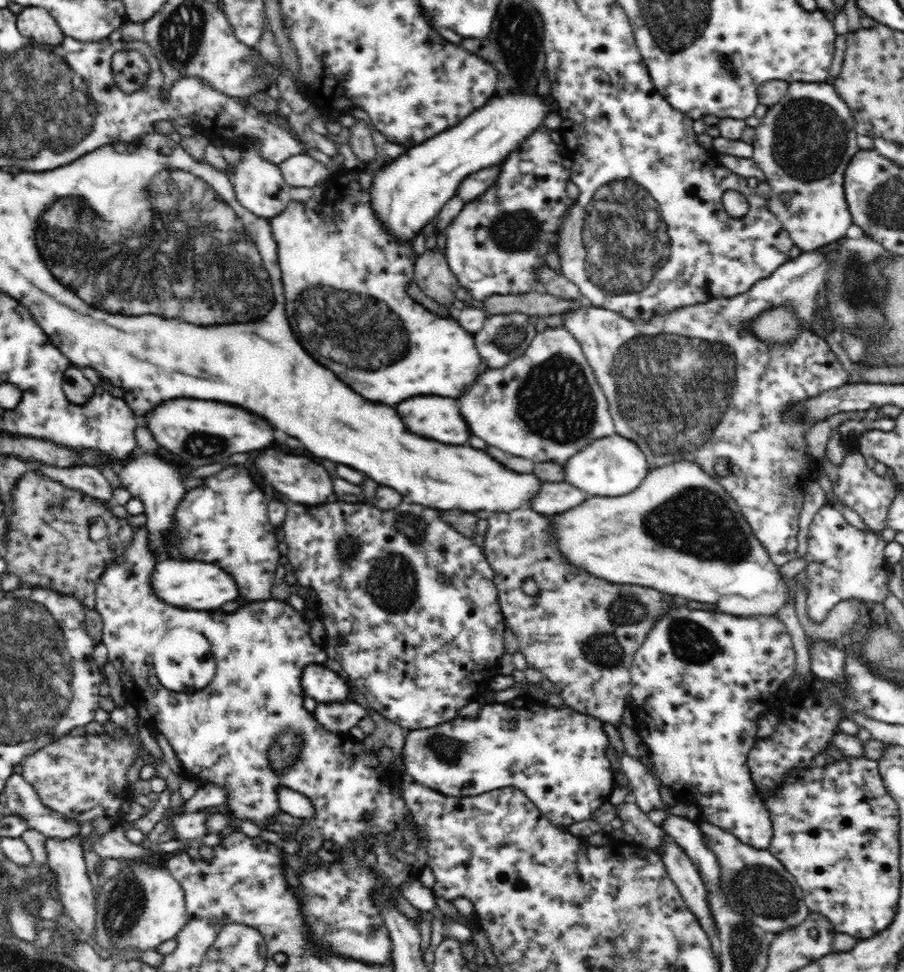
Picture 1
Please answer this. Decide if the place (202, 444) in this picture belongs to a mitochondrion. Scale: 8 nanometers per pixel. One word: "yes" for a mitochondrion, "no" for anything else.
yes

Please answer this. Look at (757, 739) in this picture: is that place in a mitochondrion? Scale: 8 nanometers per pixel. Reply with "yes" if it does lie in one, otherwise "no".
no

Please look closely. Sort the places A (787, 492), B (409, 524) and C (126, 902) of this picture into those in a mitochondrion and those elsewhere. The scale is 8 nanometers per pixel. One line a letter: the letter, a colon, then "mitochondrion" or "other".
A: other
B: mitochondrion
C: mitochondrion

